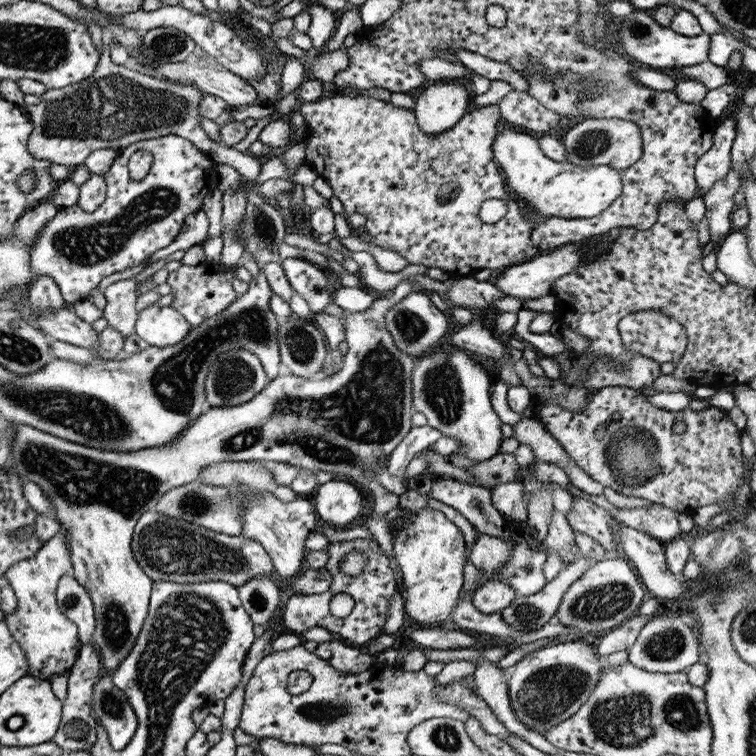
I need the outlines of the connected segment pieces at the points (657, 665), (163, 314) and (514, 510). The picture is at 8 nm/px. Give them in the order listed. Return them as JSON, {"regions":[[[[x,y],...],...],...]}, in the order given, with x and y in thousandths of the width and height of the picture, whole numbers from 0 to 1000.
{"regions":[[[[874,811],[873,815],[866,813],[866,817],[861,823],[856,823],[853,828],[848,828],[839,851],[828,860],[829,873],[837,881],[858,889],[906,888],[910,881],[927,874],[922,845],[902,813],[885,817],[882,811]]],[[[197,403],[180,413],[177,439],[196,458],[218,459],[245,446],[253,431],[229,406]]],[[[669,639],[655,643],[648,653],[648,665],[665,685],[696,688],[696,667],[690,660],[690,639]]]]}

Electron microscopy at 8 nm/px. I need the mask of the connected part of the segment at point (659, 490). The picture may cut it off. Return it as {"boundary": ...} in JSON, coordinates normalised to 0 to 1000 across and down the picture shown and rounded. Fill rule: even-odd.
{"boundary":[[[800,511],[795,515],[784,515],[782,524],[779,524],[779,532],[776,532],[776,540],[771,545],[750,545],[745,540],[739,540],[737,534],[729,534],[729,532],[708,530],[705,526],[705,534],[708,534],[708,544],[713,558],[718,561],[725,574],[742,590],[742,594],[758,608],[758,612],[779,632],[783,632],[786,638],[792,638],[798,644],[806,644],[813,649],[817,655],[848,659],[856,661],[865,668],[873,668],[886,672],[894,677],[903,677],[909,681],[915,680],[919,673],[925,671],[935,671],[946,665],[946,663],[966,664],[967,659],[962,656],[962,652],[968,652],[968,659],[974,652],[974,648],[980,643],[983,634],[983,623],[980,618],[979,604],[983,603],[979,595],[979,575],[980,570],[976,569],[970,560],[962,552],[960,544],[954,541],[940,540],[937,542],[927,542],[927,546],[917,545],[909,540],[896,542],[894,545],[872,541],[862,537],[854,528],[856,524],[848,521],[840,515],[828,513],[827,511]],[[893,557],[903,558],[906,561],[906,570],[902,574],[893,575],[888,573],[888,561]]]}

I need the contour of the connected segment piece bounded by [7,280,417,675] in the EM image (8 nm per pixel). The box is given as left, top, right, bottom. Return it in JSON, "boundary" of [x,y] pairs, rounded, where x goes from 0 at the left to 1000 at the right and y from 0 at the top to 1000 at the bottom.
{"boundary":[[[533,370],[513,393],[496,394],[488,407],[475,413],[456,413],[447,421],[454,429],[454,452],[459,455],[459,466],[440,496],[419,501],[366,496],[336,525],[316,537],[282,537],[271,542],[221,591],[188,594],[181,599],[147,599],[79,582],[41,563],[22,561],[9,616],[17,619],[30,635],[52,643],[67,664],[69,683],[78,689],[79,698],[86,700],[86,718],[91,724],[95,750],[93,759],[118,787],[126,815],[126,828],[118,851],[131,862],[139,892],[149,892],[157,876],[173,862],[196,806],[201,767],[187,755],[172,725],[179,692],[187,680],[204,673],[209,660],[221,648],[258,638],[265,622],[275,614],[372,611],[396,622],[427,623],[454,630],[474,644],[484,644],[493,655],[493,675],[479,693],[464,696],[483,696],[507,733],[517,737],[519,709],[513,701],[512,685],[526,673],[526,657],[511,651],[492,635],[500,632],[500,622],[505,619],[505,614],[511,614],[520,593],[545,565],[542,495],[548,475],[533,468],[521,456],[515,438],[509,434],[507,418],[520,402],[544,388],[550,377],[550,373]]]}

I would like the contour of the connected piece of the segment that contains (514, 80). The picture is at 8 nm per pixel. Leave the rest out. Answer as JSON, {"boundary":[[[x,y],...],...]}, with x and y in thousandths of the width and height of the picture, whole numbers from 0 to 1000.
{"boundary":[[[604,63],[602,74],[603,79],[615,87],[615,90],[626,93],[631,99],[636,99],[647,107],[663,106],[677,120],[696,120],[696,116],[698,116],[696,107],[692,107],[689,101],[684,99],[681,93],[673,85],[668,85],[668,82],[655,82],[655,79],[636,74],[636,71],[615,69],[610,63]]]}

